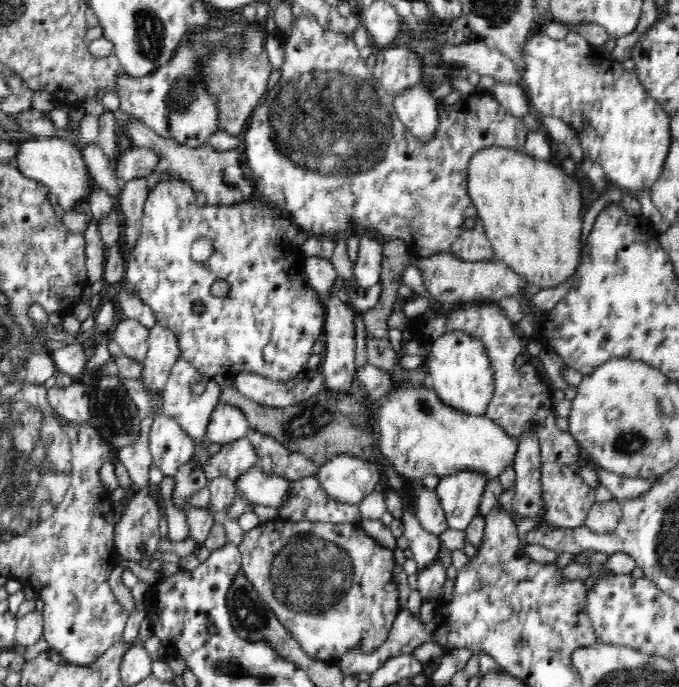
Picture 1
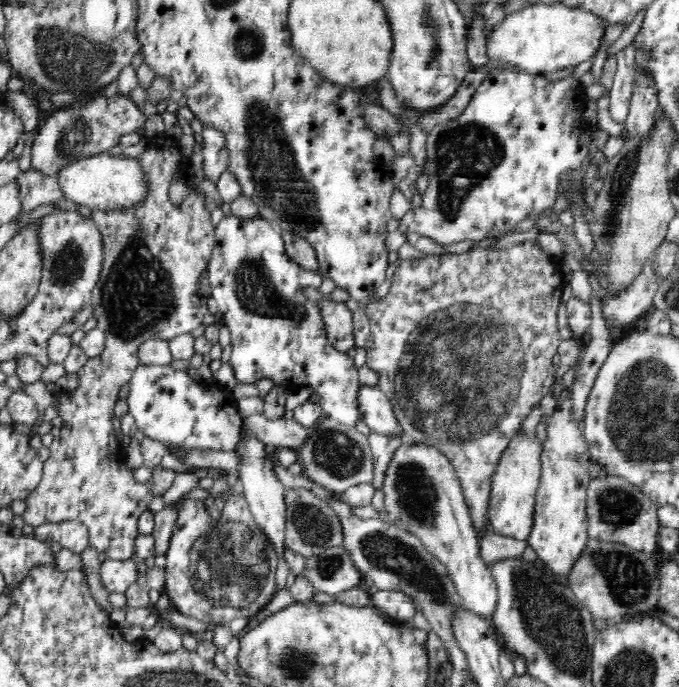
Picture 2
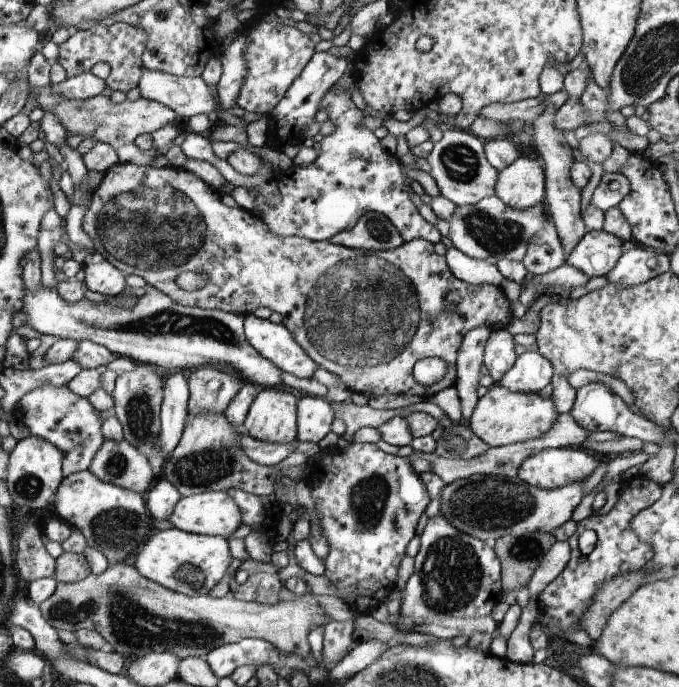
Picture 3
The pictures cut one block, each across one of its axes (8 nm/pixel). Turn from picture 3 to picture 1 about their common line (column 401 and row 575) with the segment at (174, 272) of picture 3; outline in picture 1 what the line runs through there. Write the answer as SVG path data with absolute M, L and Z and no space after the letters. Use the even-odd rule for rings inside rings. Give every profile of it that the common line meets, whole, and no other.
M277 519L257 523L239 544L241 570L252 582L258 597L279 618L310 658L332 663L350 648L360 646L370 654L387 640L401 611L394 579L393 551L380 546L359 523L291 522Z

